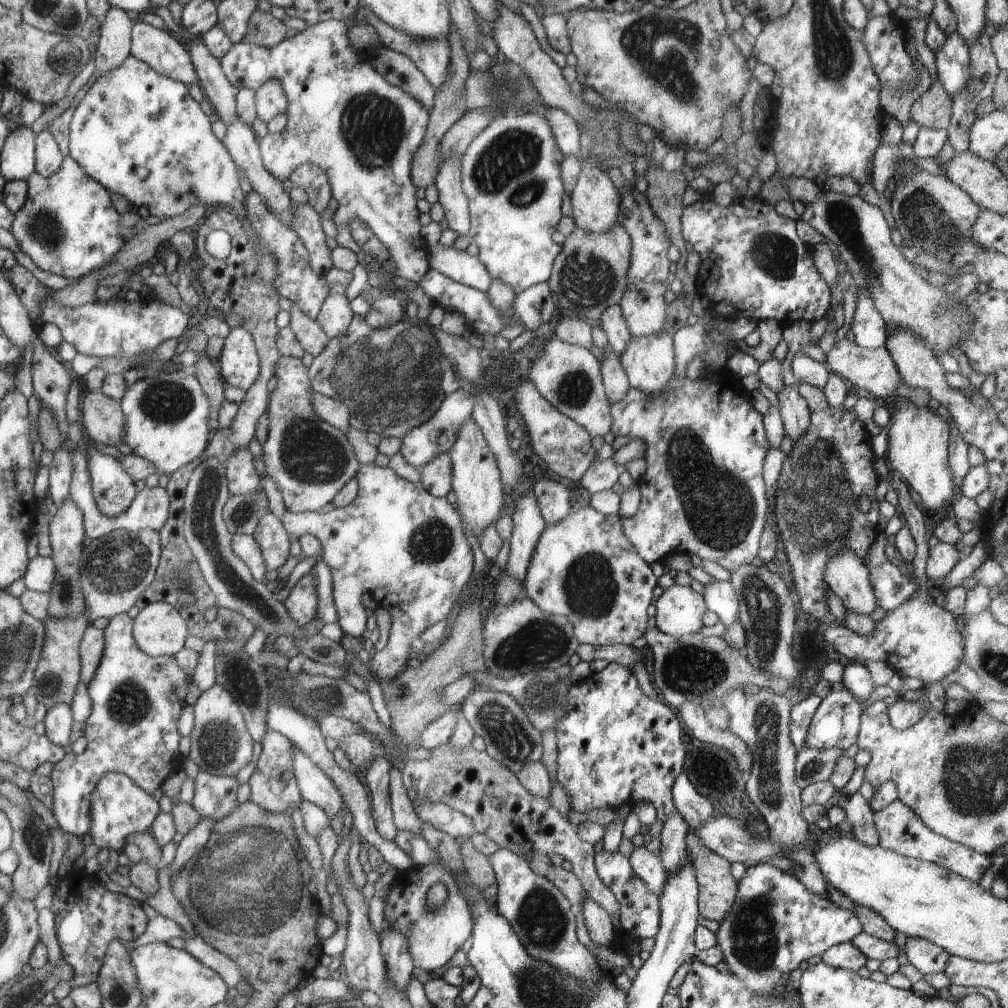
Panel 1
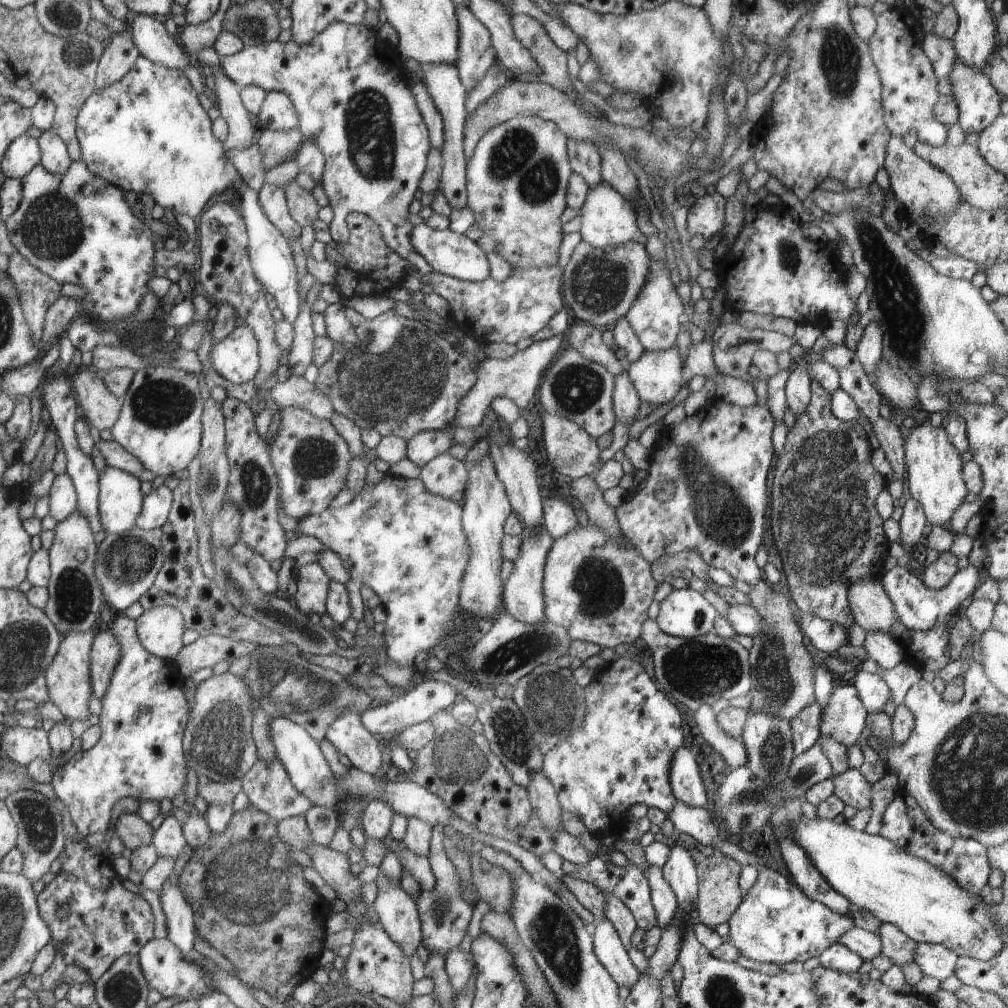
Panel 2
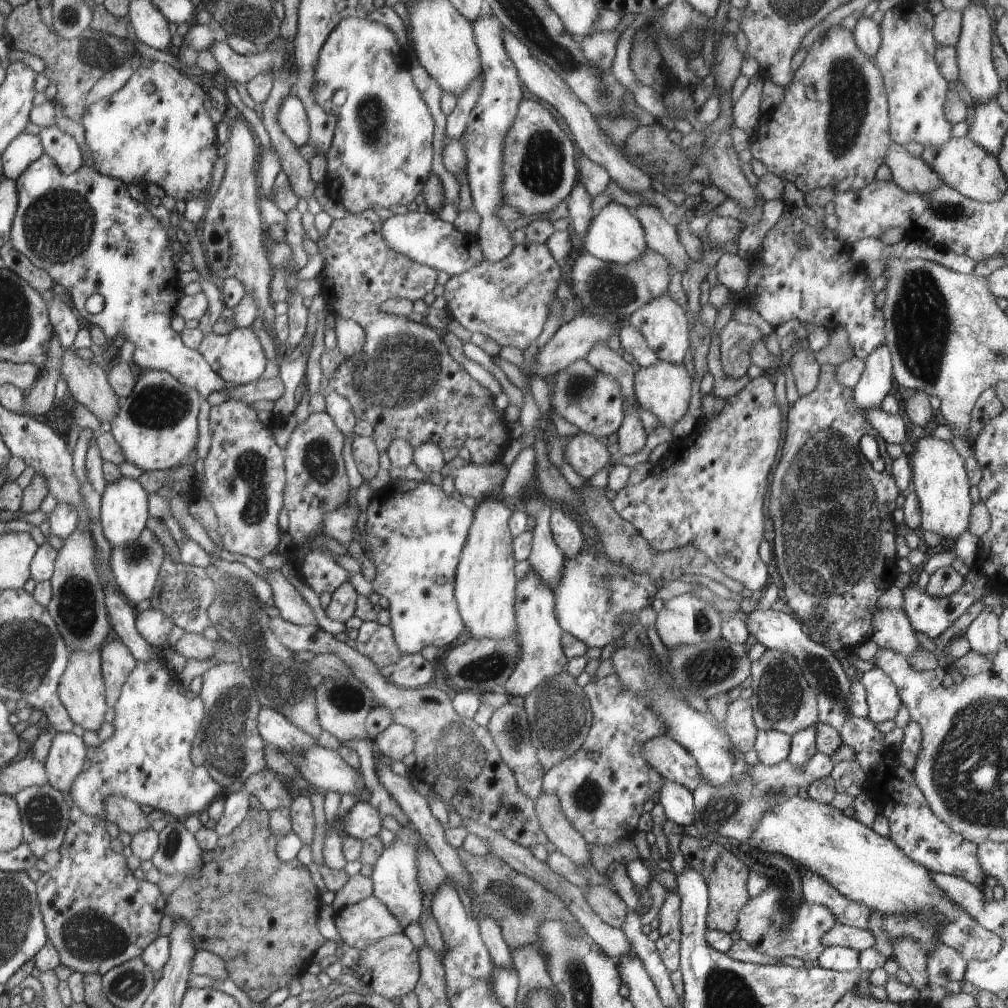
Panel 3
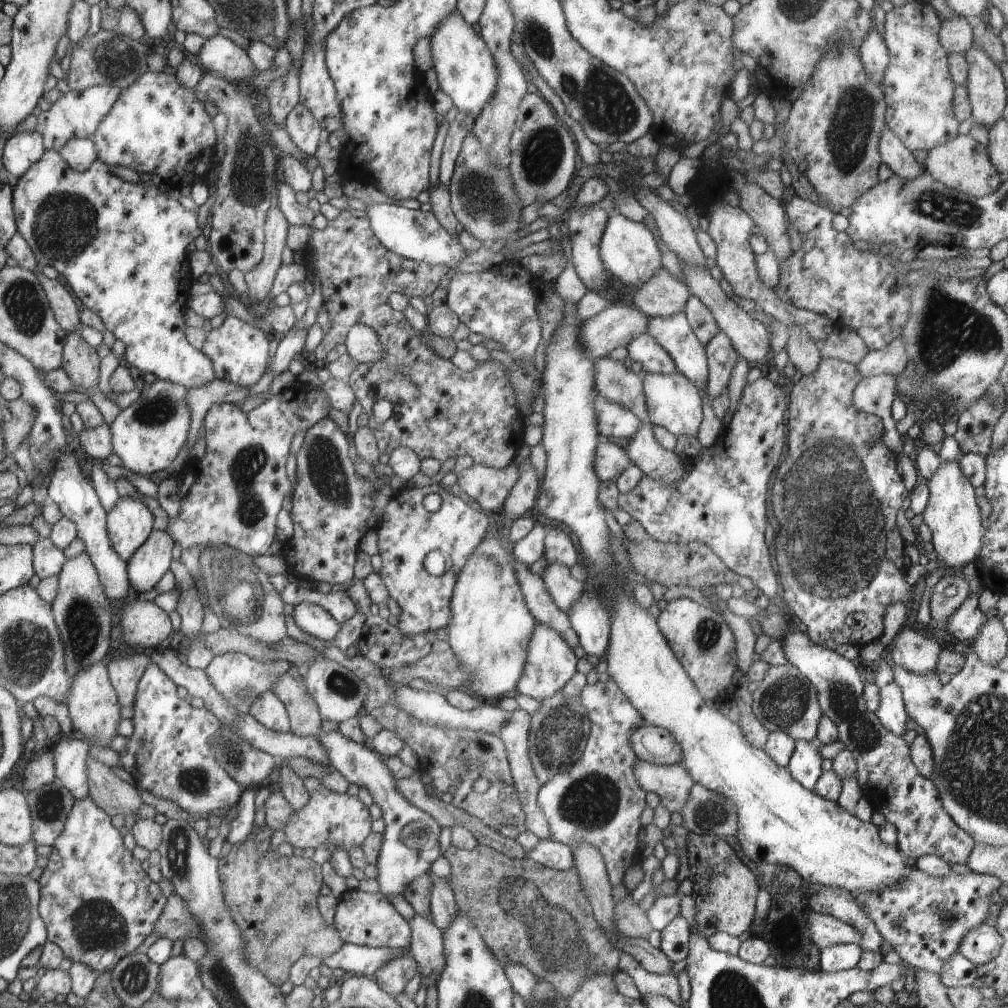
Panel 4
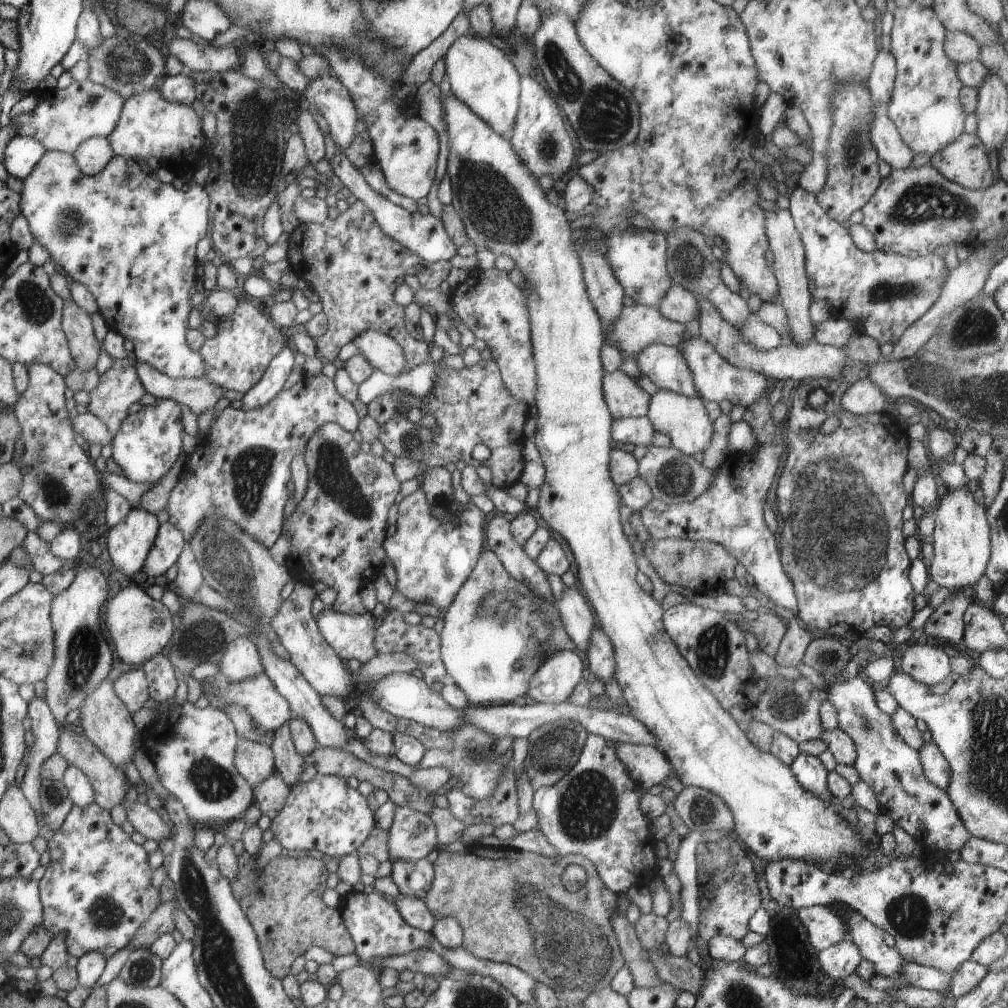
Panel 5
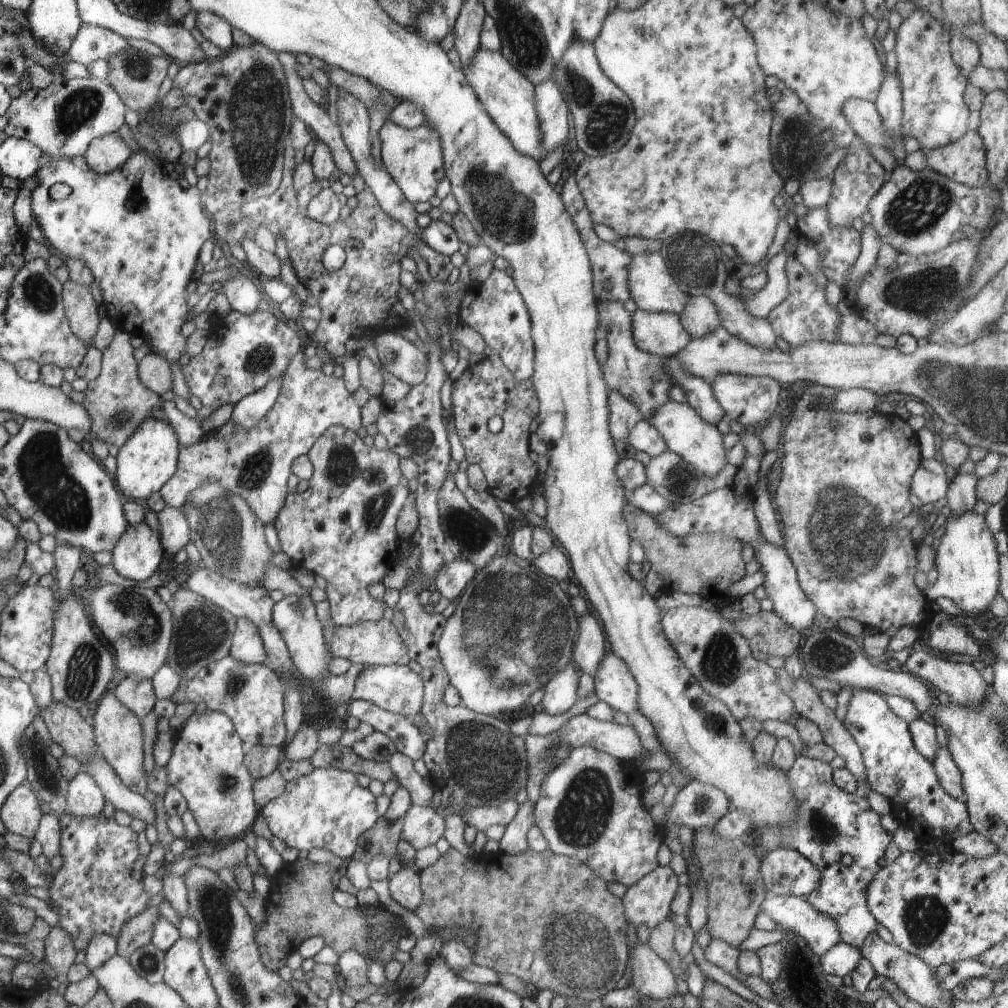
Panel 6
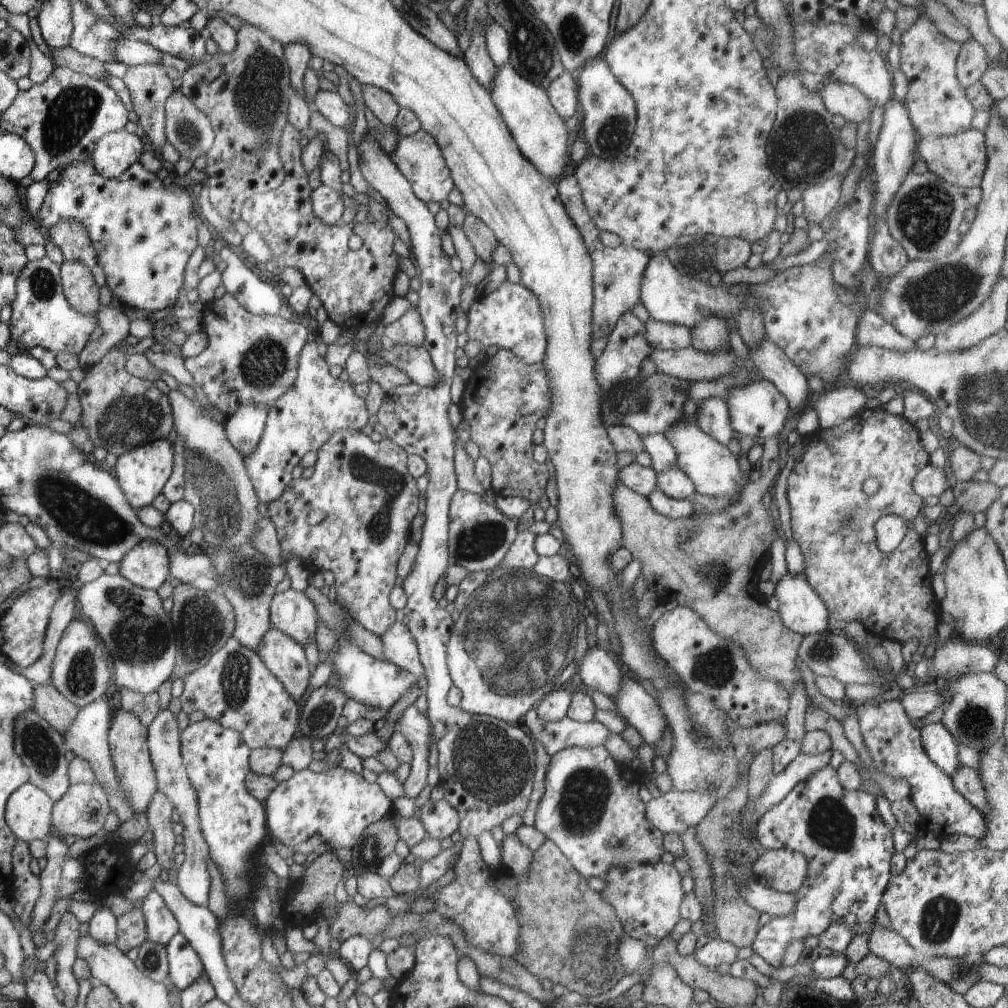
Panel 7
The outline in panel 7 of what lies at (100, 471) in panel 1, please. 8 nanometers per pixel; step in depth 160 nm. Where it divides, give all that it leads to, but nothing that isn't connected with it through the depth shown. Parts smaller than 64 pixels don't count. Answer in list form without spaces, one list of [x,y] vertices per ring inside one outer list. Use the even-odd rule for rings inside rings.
[[[154,539],[138,543],[120,561],[119,574],[143,589],[158,590],[171,574],[166,549]]]

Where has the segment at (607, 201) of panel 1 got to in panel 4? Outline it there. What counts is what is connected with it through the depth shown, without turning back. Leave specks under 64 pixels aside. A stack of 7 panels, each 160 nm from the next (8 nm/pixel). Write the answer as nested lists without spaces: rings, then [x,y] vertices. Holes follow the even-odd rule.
[[[611,211],[608,217],[599,248],[606,270],[624,286],[642,286],[650,278],[654,278],[654,274],[658,270],[664,268],[662,252],[658,247],[654,234],[642,221],[632,221],[616,211]]]

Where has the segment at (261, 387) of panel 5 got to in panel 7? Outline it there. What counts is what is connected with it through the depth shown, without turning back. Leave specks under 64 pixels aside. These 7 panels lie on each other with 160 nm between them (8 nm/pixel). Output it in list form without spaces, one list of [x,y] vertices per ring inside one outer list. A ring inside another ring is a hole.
[[[242,405],[223,422],[230,444],[242,455],[257,449],[264,432],[269,409],[264,405]]]

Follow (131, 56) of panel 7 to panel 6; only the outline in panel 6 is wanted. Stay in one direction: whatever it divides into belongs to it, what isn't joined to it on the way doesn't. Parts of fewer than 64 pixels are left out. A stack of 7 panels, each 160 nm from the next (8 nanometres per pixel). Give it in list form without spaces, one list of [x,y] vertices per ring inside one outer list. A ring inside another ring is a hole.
[[[85,24],[77,34],[77,39],[68,50],[68,54],[73,62],[88,67],[98,59],[109,61],[112,56],[130,47],[126,38],[110,30]]]

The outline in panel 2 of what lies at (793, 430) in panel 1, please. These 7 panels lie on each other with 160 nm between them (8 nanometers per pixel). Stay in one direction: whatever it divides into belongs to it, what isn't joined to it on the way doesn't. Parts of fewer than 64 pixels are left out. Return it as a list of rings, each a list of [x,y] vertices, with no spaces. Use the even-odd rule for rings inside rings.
[[[808,361],[800,364],[790,373],[785,384],[787,408],[798,418],[808,406],[811,399],[811,384],[813,380],[807,371]]]

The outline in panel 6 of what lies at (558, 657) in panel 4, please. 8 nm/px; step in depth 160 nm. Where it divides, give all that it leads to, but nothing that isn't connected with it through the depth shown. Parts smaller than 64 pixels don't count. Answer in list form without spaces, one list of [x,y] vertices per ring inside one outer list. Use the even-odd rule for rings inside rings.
[[[571,662],[547,682],[544,686],[544,698],[538,709],[548,715],[562,715],[579,701],[576,692],[579,677],[576,669]]]

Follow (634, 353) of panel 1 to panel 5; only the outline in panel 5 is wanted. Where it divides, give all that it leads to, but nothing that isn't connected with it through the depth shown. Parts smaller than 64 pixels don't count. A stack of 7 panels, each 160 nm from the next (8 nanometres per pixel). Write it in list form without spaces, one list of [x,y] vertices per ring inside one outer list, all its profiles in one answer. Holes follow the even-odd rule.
[[[659,389],[649,399],[649,410],[646,414],[652,422],[654,430],[670,438],[673,448],[680,450],[686,456],[704,452],[711,446],[714,434],[714,424],[705,408],[706,402],[698,396],[682,396],[668,390]]]

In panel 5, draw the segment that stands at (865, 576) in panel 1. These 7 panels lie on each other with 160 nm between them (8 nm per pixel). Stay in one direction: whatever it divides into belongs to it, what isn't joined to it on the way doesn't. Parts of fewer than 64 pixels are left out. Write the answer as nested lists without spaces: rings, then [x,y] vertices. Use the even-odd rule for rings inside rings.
[[[910,644],[898,662],[902,673],[908,674],[915,682],[924,685],[935,685],[948,677],[952,680],[959,677],[952,671],[946,652],[928,644],[924,646]]]

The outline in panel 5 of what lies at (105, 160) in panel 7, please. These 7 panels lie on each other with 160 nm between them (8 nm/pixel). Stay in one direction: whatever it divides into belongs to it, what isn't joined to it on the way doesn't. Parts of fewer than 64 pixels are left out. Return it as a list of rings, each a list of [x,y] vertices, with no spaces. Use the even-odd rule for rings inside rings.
[[[92,137],[86,140],[73,154],[78,167],[86,175],[96,175],[106,168],[106,164],[115,157],[107,137]]]

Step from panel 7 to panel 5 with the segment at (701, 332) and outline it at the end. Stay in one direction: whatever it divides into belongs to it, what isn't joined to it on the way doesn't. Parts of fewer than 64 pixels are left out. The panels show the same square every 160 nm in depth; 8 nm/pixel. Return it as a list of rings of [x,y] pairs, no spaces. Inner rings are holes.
[[[674,283],[655,308],[658,308],[672,322],[686,324],[694,318],[696,320],[700,318],[698,298],[692,292]]]

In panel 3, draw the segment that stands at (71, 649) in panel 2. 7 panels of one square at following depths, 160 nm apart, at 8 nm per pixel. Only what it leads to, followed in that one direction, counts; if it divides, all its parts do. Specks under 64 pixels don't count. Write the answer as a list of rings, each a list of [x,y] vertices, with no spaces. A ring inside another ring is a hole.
[[[101,650],[94,652],[72,652],[70,664],[61,680],[61,702],[69,712],[70,719],[82,731],[98,732],[103,726],[106,711],[109,708],[106,699],[105,678],[102,675]]]

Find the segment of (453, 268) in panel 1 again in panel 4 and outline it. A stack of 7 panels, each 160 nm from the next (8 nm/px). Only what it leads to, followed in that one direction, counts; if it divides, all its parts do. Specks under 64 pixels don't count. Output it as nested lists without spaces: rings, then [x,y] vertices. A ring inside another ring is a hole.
[[[369,202],[366,212],[371,230],[380,240],[382,246],[402,258],[429,265],[446,264],[448,268],[454,268],[462,258],[466,258],[466,250],[460,244],[458,237],[452,236],[445,228],[442,228],[432,211],[408,209],[393,203]]]

